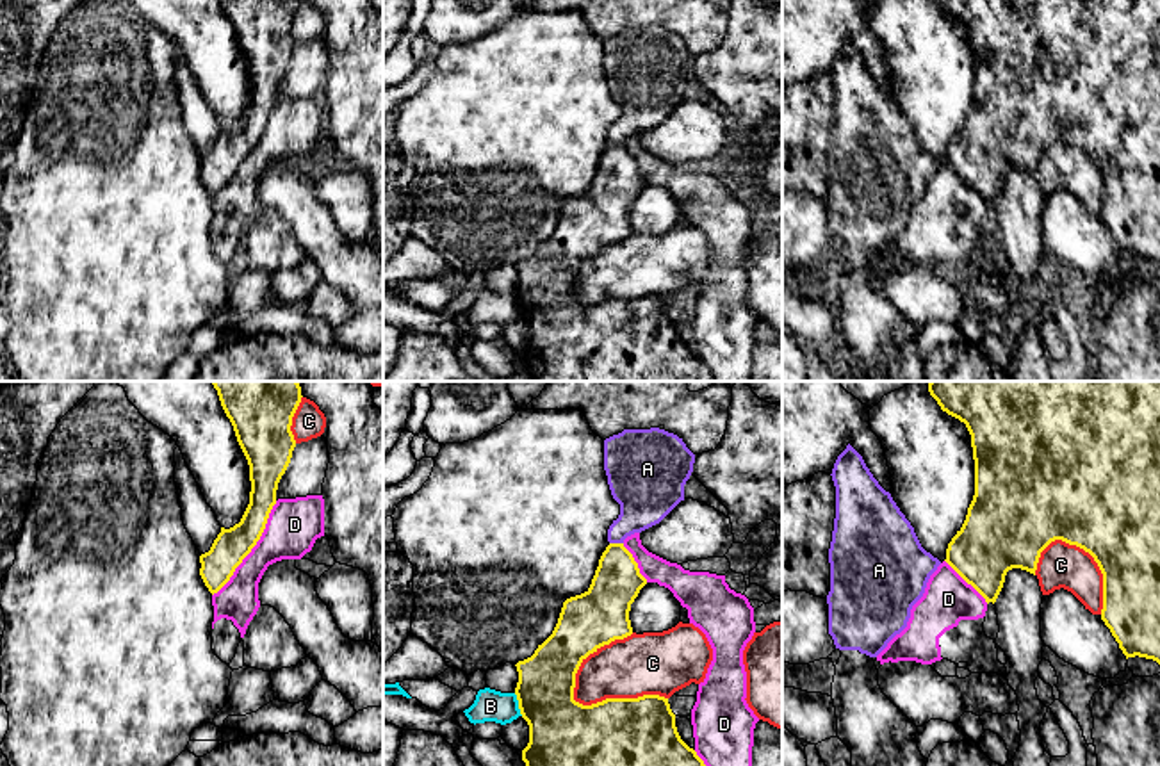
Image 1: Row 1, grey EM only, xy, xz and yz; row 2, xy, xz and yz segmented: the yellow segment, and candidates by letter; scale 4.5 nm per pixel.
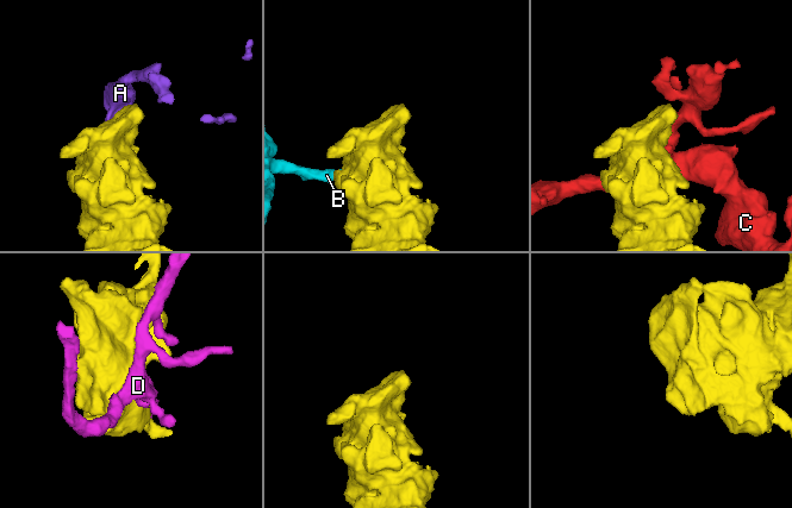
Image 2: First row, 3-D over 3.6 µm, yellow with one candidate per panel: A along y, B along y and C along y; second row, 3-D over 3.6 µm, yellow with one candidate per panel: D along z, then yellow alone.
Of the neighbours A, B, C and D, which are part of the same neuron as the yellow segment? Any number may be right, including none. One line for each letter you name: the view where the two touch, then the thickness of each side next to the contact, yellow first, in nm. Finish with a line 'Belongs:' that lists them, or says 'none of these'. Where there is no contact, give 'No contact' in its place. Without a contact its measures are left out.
Belongs: none of these

